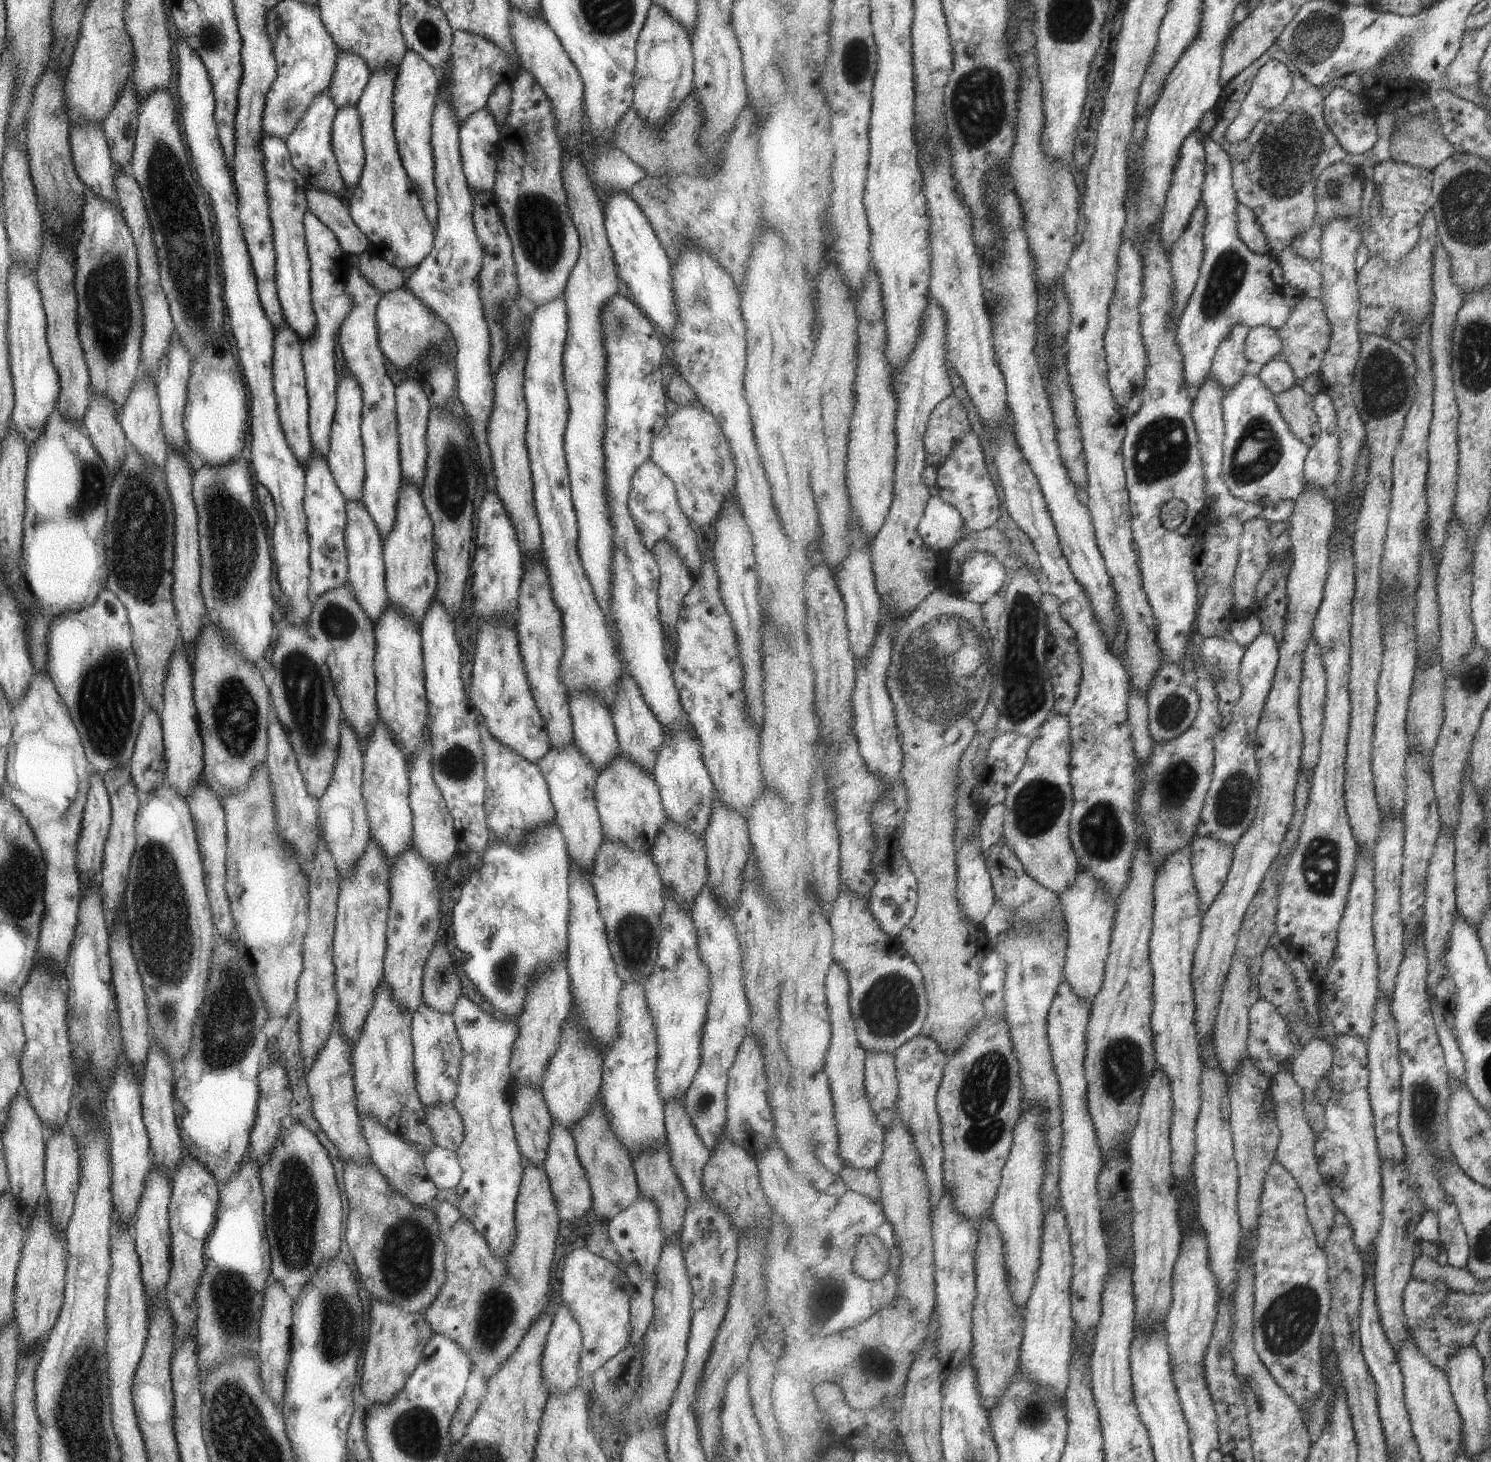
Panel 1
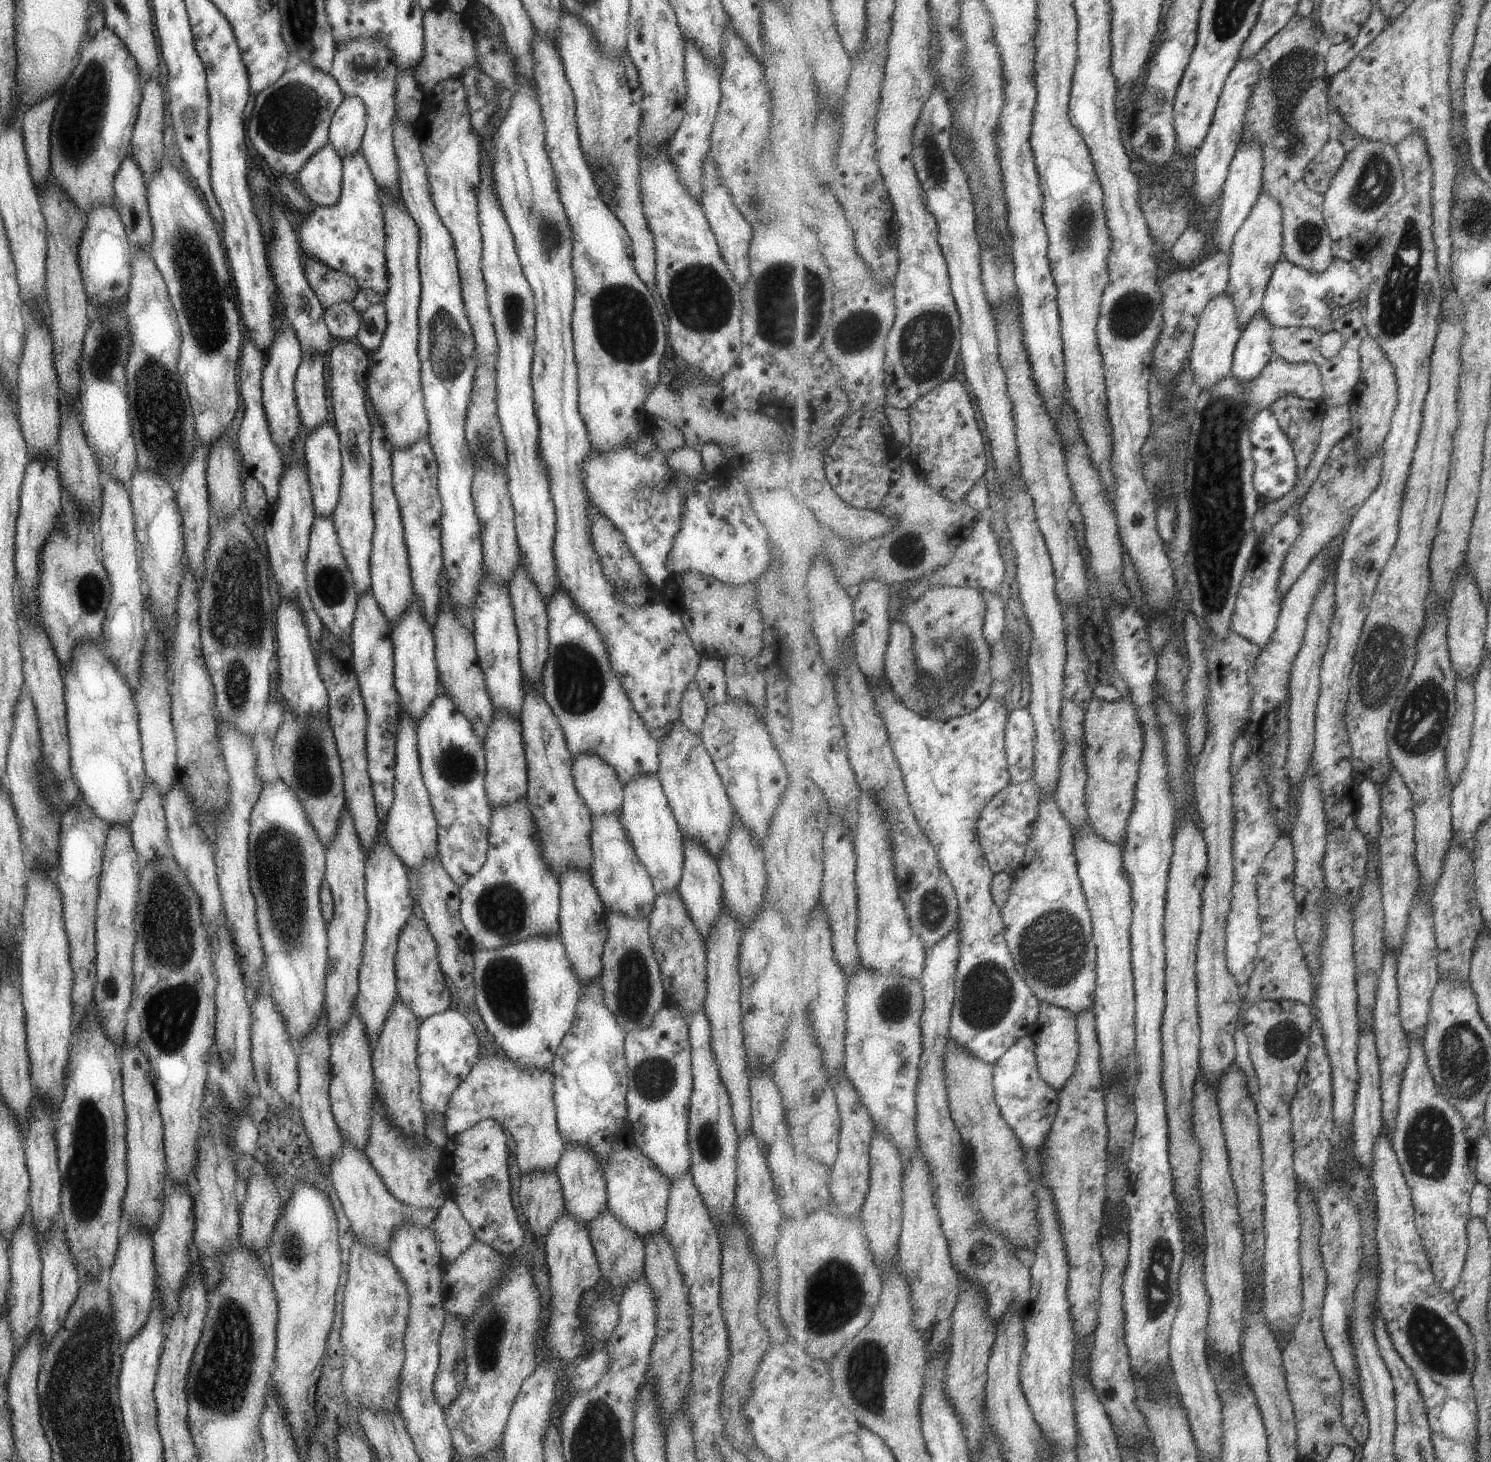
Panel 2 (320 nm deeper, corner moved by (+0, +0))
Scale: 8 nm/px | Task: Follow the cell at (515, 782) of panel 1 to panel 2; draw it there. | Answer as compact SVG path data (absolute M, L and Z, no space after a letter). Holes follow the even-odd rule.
M526 796L491 809L487 840L484 863L459 887L459 916L473 946L491 950L529 937L557 933L558 882L541 856L540 841L536 838L536 826Z

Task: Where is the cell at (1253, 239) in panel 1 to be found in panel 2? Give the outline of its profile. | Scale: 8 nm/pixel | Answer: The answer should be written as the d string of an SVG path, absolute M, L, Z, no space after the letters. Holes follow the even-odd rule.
M1263 191L1257 199L1252 214L1244 222L1244 226L1236 234L1230 258L1228 290L1226 293L1236 306L1242 322L1242 328L1262 310L1264 296L1272 279L1275 265L1283 260L1284 218L1280 202L1267 191Z

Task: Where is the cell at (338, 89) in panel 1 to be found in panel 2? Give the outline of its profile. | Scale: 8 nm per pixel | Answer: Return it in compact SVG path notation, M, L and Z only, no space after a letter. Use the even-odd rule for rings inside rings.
M344 96L328 126L328 143L340 159L360 150L365 130L366 108L361 99Z

